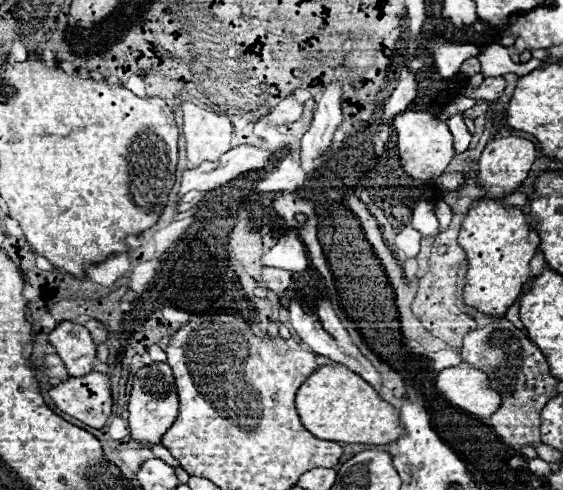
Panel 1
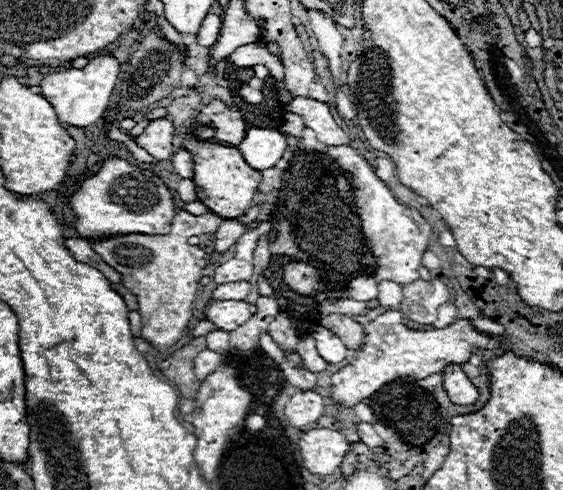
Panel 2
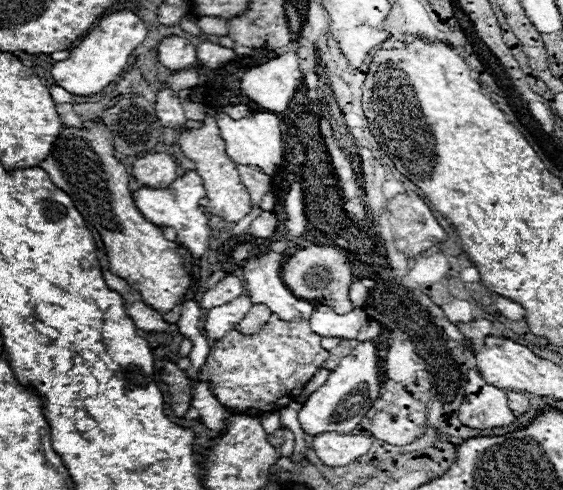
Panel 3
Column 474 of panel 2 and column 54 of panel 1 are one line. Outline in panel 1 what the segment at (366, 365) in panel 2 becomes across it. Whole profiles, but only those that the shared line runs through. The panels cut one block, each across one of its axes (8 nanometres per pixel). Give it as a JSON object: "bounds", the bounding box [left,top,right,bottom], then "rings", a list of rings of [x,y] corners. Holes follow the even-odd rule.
{"bounds":[48,322,96,376],"rings":[[[60,322],[54,332],[50,332],[48,342],[56,348],[56,354],[64,360],[68,374],[86,376],[94,368],[96,344],[90,332],[74,322]]]}

